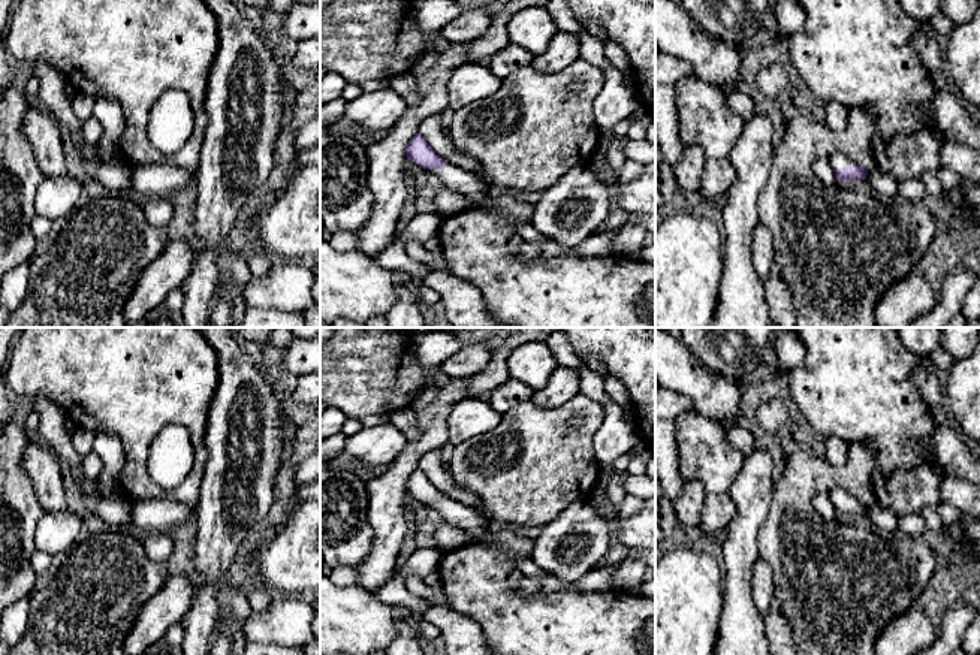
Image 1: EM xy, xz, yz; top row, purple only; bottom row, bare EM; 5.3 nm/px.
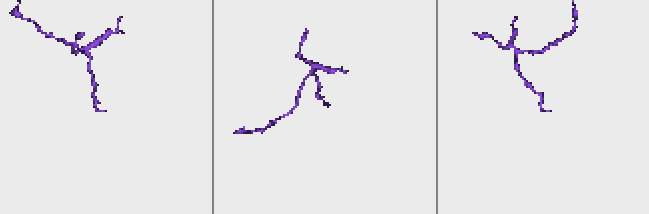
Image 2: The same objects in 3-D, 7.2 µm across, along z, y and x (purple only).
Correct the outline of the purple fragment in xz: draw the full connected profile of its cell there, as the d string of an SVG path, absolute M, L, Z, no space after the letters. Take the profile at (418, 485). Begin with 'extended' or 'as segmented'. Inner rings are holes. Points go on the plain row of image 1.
extended | M416 468L405 483L407 495L419 499L426 508L434 508L440 513L443 522L462 529L467 535L467 543L489 543L491 532L486 528L486 520L482 513L461 504L449 496L444 496L429 482L426 474Z

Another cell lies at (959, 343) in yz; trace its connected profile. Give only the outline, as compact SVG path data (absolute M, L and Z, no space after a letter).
M941 328L941 348L953 360L970 357L979 342L979 328Z

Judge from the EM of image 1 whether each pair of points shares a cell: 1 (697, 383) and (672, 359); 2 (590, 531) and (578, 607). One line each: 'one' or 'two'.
1: one
2: two

